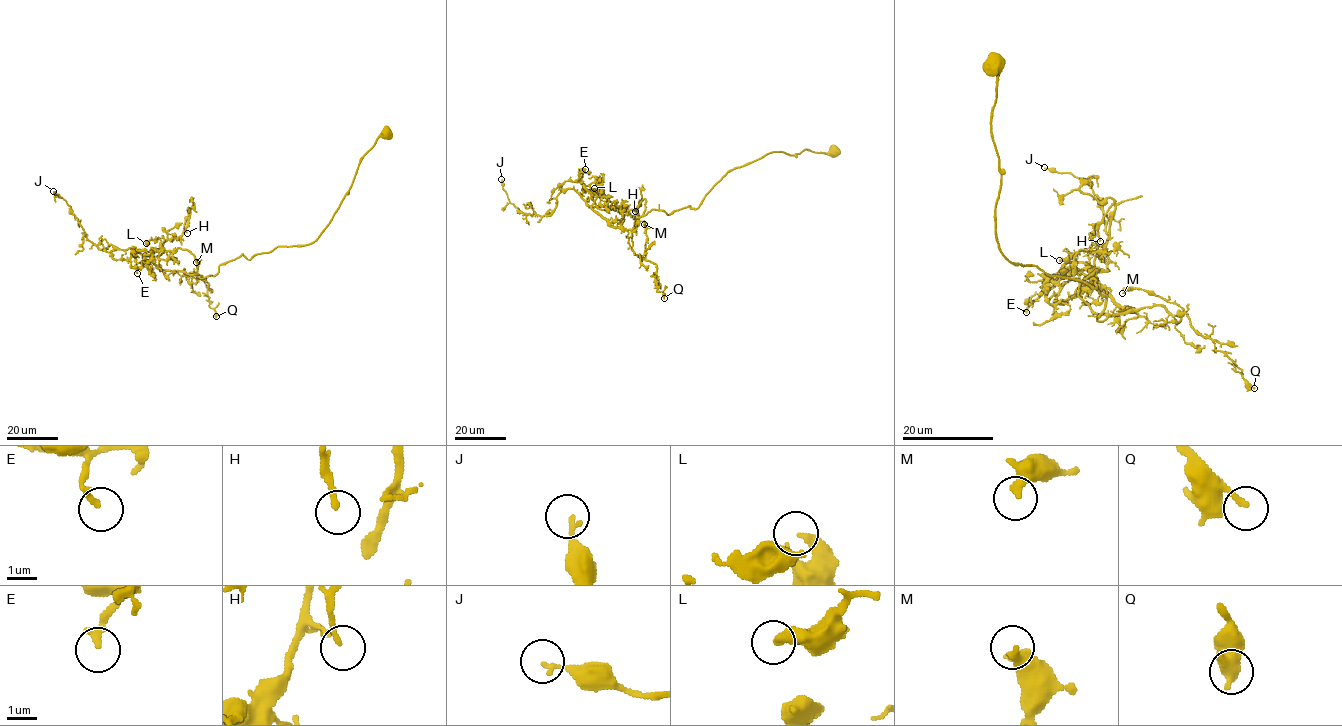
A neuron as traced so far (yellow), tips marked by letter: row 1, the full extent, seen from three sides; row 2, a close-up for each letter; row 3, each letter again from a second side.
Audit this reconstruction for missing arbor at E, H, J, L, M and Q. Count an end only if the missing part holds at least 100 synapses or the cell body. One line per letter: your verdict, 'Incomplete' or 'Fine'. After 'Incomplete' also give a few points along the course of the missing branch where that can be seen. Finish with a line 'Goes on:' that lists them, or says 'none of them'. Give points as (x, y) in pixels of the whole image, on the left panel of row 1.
E: Fine
H: Fine
J: Fine
L: Fine
M: Fine
Q: Fine
Goes on: none of them

